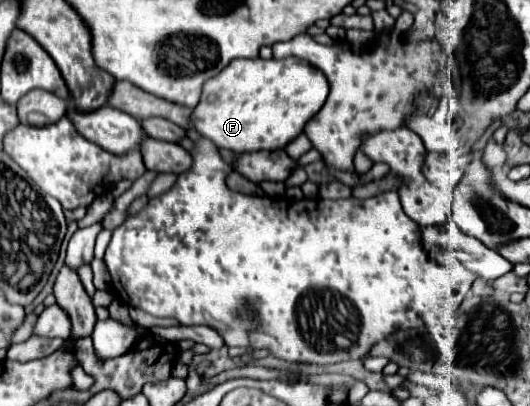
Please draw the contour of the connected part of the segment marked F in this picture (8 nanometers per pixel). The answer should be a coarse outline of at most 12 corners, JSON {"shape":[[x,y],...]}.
{"shape":[[296,57],[234,59],[190,123],[234,153],[284,149],[322,109]]}

